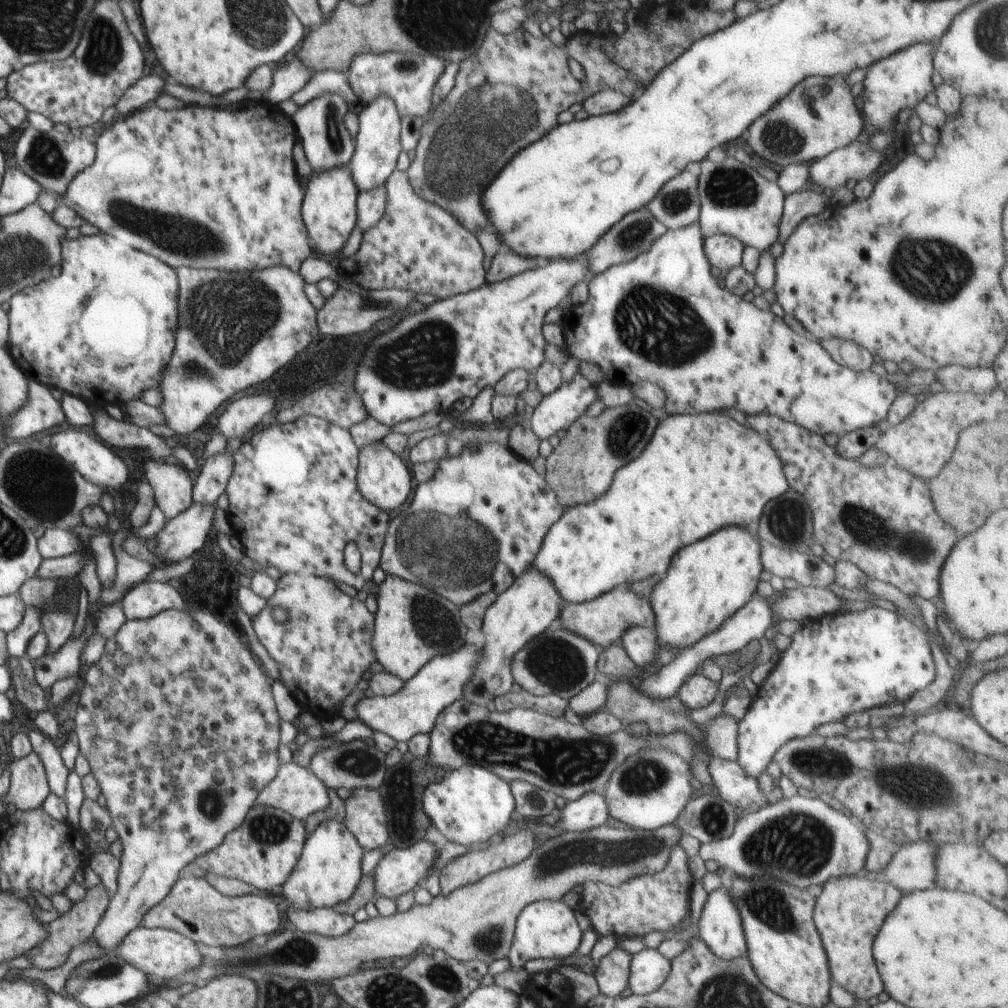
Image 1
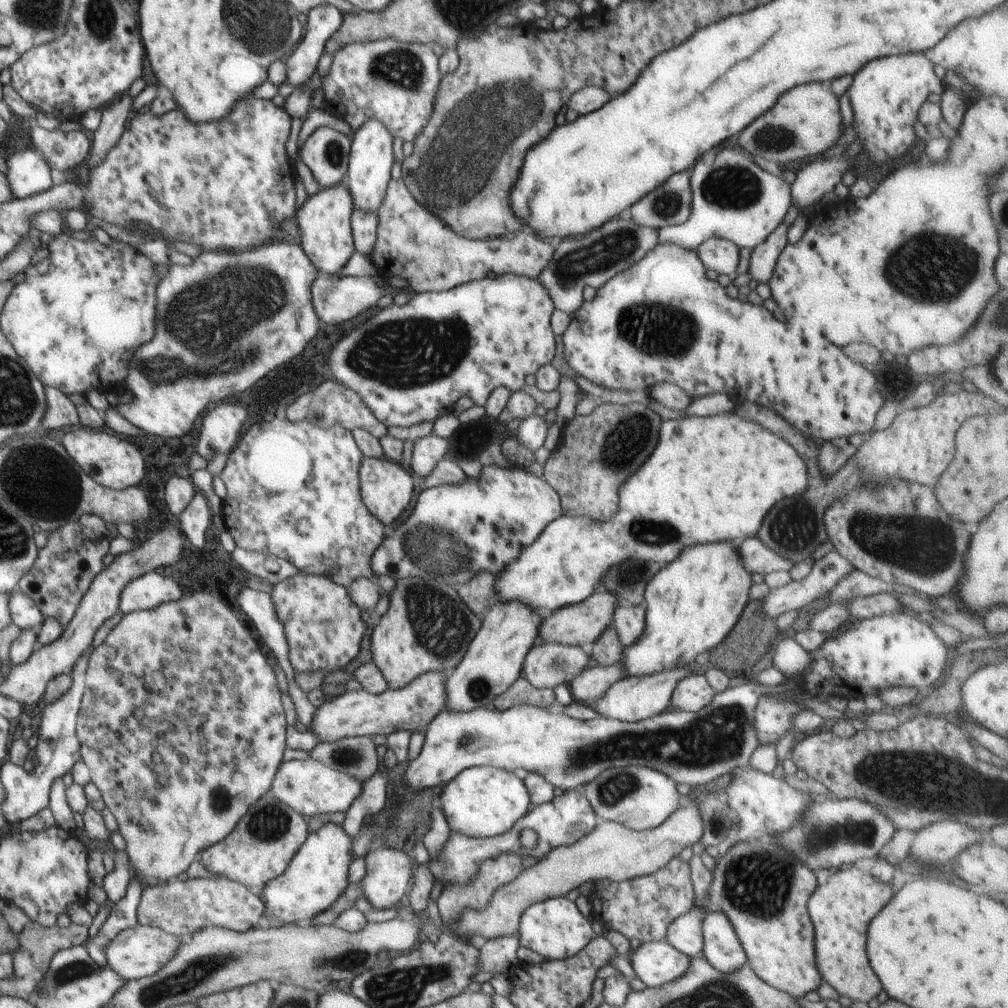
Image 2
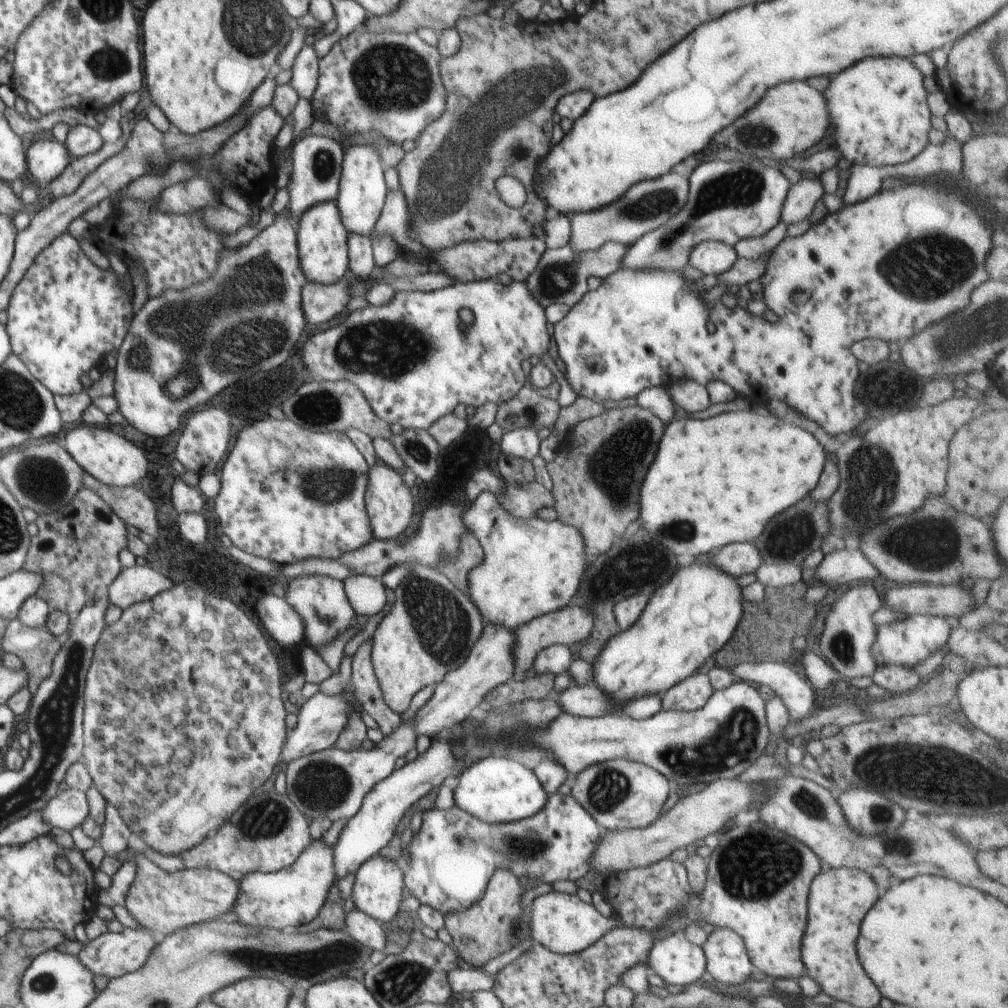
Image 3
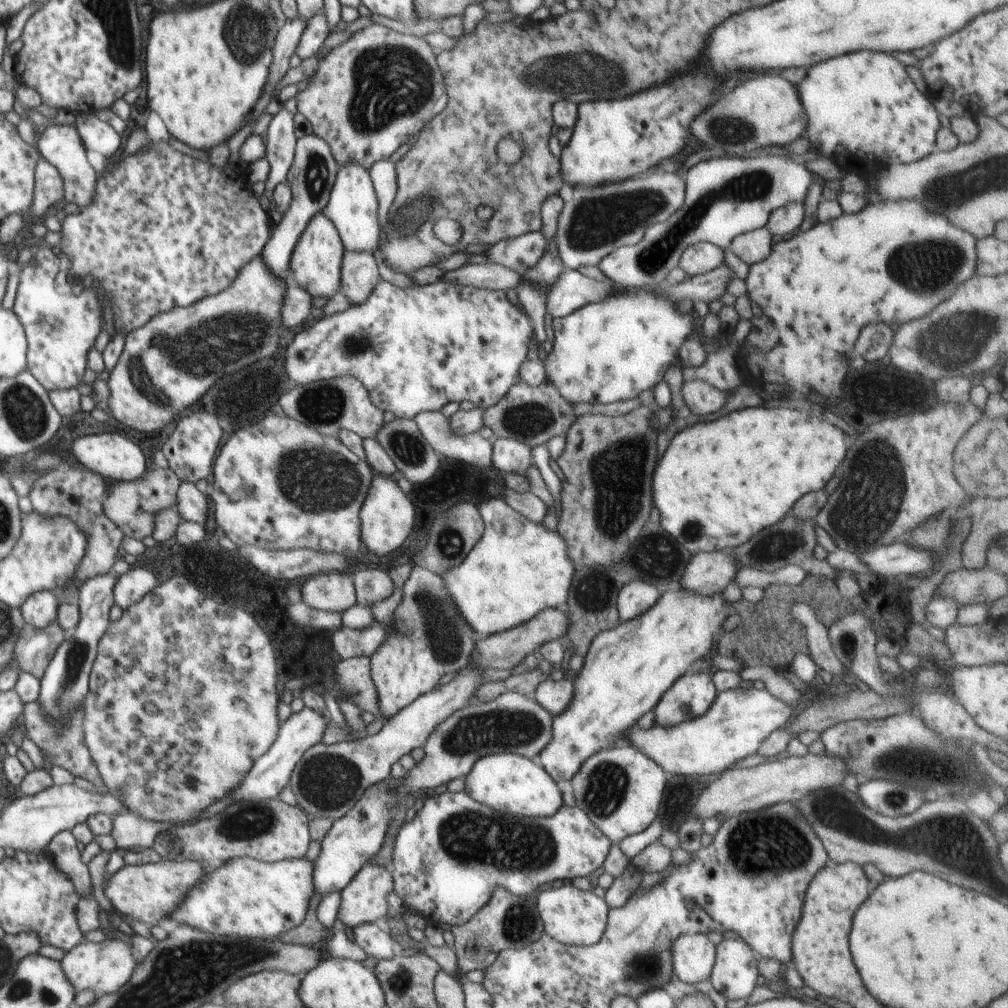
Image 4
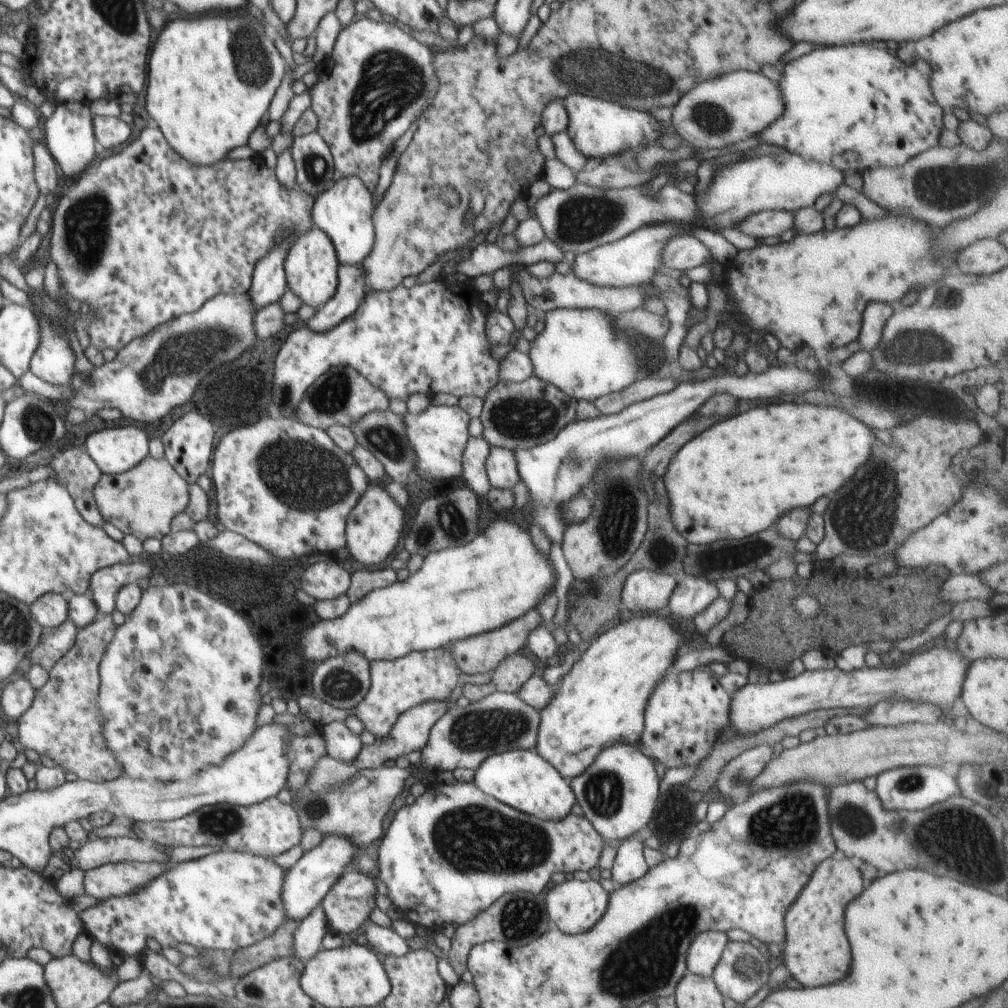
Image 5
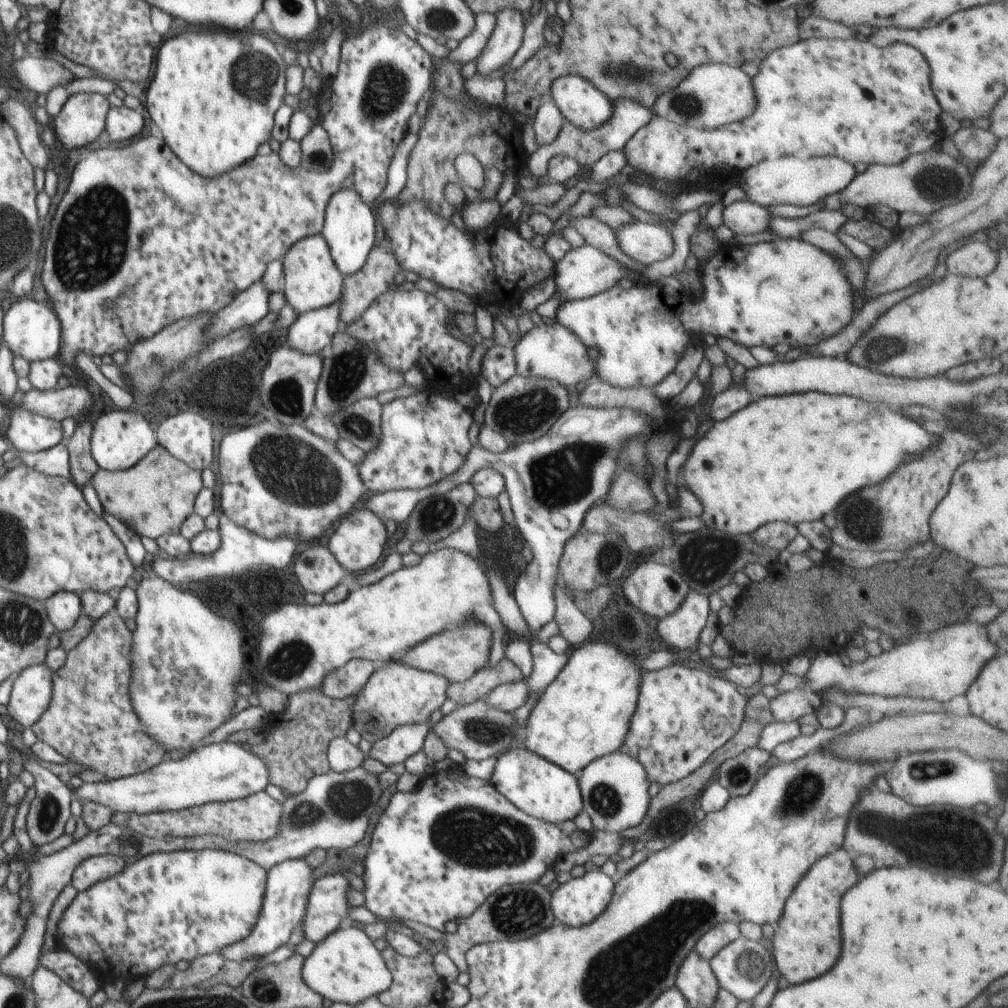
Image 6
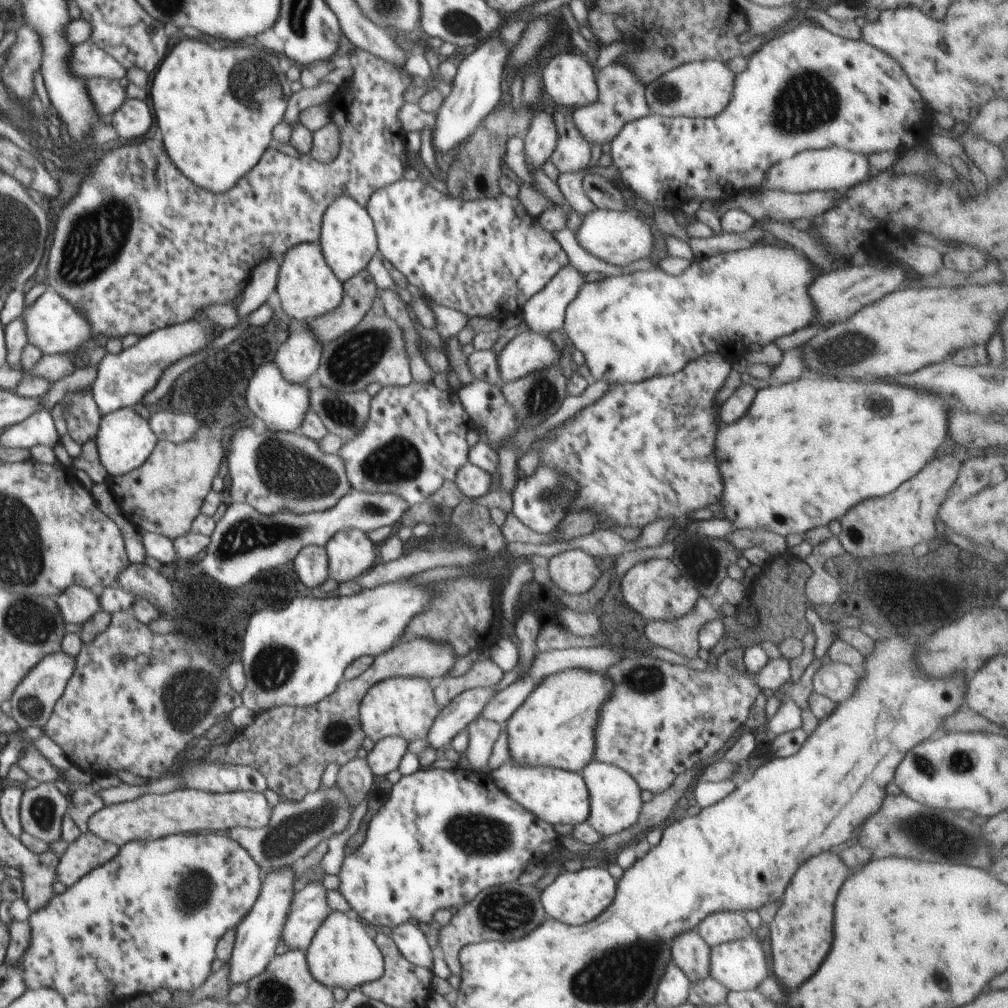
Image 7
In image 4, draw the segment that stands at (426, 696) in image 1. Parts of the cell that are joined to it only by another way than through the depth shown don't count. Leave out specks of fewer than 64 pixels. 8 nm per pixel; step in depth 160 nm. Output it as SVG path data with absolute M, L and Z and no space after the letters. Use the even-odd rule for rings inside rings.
M304 707L298 713L292 713L290 718L281 724L274 744L256 759L251 771L243 778L240 786L229 794L235 794L237 801L263 801L278 797L280 791L289 784L292 772L299 760L303 758L304 753L321 742L324 730L331 722L328 714L326 712L324 714L308 707Z

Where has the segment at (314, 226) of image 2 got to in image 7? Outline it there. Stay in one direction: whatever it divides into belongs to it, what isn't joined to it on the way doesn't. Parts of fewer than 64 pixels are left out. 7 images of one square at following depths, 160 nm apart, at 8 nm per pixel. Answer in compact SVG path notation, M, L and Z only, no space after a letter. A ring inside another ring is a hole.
M302 243L288 251L280 262L277 292L282 312L289 321L310 321L340 306L344 296L343 282L334 274L326 262L320 246Z

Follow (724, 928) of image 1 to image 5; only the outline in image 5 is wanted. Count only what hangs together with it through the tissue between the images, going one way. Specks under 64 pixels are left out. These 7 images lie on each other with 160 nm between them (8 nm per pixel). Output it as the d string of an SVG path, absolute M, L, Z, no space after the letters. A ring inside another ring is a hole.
M728 941L711 977L724 998L742 1004L769 982L769 973L757 948L742 941Z

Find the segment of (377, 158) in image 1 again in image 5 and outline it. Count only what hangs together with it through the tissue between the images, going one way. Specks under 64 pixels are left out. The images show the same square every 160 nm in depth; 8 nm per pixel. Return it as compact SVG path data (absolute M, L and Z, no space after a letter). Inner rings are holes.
M358 176L339 178L332 188L318 195L311 208L311 222L323 230L335 246L340 264L353 265L362 262L373 249L375 228L373 194Z

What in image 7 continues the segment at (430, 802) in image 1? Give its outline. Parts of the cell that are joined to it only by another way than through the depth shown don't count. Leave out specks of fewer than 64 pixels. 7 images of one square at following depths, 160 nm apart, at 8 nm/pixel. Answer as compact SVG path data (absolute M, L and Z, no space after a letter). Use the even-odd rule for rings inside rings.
M510 758L489 776L522 808L552 826L583 823L588 818L589 792L581 773L556 767L520 765Z

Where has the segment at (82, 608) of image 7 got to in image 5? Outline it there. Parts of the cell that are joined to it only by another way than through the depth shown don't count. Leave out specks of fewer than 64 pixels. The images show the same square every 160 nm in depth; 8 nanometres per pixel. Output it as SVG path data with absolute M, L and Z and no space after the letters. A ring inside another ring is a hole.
M46 593L29 605L34 620L43 628L54 628L68 619L67 602L62 595Z

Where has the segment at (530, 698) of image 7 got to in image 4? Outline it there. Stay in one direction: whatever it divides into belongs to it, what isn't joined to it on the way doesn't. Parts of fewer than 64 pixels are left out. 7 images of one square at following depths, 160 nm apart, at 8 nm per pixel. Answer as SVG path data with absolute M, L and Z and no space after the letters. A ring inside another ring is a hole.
M680 588L662 594L644 614L598 633L589 646L582 670L574 678L573 700L563 713L553 716L553 738L536 758L537 762L556 782L570 780L589 756L603 748L622 744L637 720L658 704L662 695L690 670L698 658L708 658L715 652L716 638L722 631L721 624L732 613L722 593L699 595Z

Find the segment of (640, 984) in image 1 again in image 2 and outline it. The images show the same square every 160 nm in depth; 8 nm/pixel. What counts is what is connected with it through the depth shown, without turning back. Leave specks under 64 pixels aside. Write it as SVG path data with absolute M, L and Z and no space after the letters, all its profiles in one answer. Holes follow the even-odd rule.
M666 939L643 943L631 956L636 977L646 987L659 987L682 976L691 958L678 952Z

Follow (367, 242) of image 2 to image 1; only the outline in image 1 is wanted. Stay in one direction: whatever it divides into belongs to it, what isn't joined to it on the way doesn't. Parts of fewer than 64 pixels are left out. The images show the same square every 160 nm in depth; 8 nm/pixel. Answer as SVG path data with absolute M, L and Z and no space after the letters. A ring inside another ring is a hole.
M386 183L367 191L359 191L357 196L357 226L362 229L363 234L382 218L386 208Z

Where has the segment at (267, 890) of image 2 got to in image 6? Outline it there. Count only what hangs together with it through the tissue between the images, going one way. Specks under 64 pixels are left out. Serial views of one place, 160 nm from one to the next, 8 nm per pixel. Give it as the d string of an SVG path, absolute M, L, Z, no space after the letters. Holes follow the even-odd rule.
M190 849L171 853L154 853L145 856L140 860L134 861L131 865L127 864L127 867L120 874L105 881L97 882L84 892L79 892L62 916L55 936L56 943L62 950L70 951L85 964L91 965L90 968L95 968L95 974L104 974L106 978L112 978L112 976L116 976L115 979L123 978L125 980L140 978L151 974L165 964L175 965L179 960L186 960L186 962L190 963L208 953L218 953L224 947L241 941L252 932L253 926L257 923L261 913L264 893L267 887L267 872L263 866L256 864L241 853L225 849L200 849L199 851Z

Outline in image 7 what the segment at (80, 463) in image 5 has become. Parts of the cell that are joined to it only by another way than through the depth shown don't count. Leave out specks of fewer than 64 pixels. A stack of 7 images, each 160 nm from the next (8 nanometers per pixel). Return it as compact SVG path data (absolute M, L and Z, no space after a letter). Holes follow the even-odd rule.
M91 386L74 395L68 395L62 401L67 402L67 432L76 444L86 444L95 438L102 414L94 402Z

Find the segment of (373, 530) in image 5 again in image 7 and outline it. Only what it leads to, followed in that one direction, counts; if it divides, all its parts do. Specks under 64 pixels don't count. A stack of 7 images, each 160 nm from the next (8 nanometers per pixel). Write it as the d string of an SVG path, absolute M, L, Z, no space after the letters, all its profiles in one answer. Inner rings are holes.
M362 529L339 530L325 544L329 576L339 583L367 573L376 560L374 543Z

